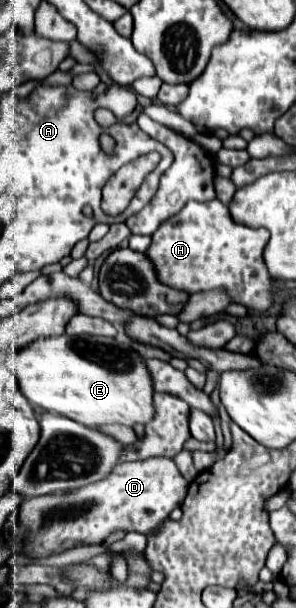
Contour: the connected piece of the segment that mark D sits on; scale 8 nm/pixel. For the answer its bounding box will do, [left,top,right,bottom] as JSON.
[19,457,189,559]

